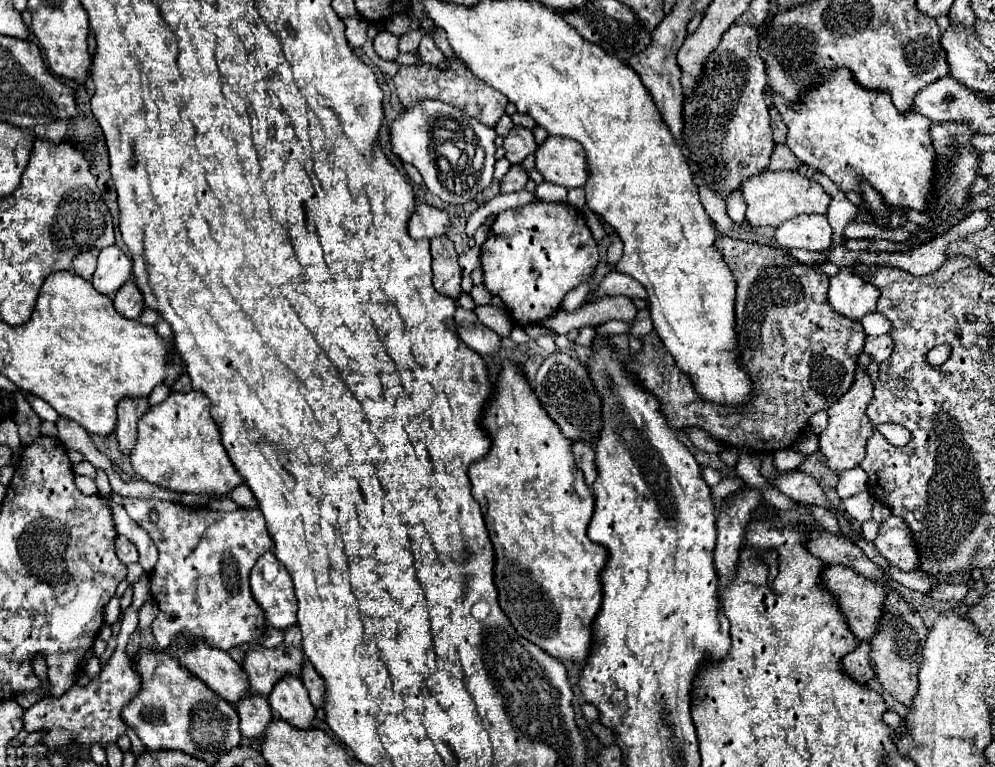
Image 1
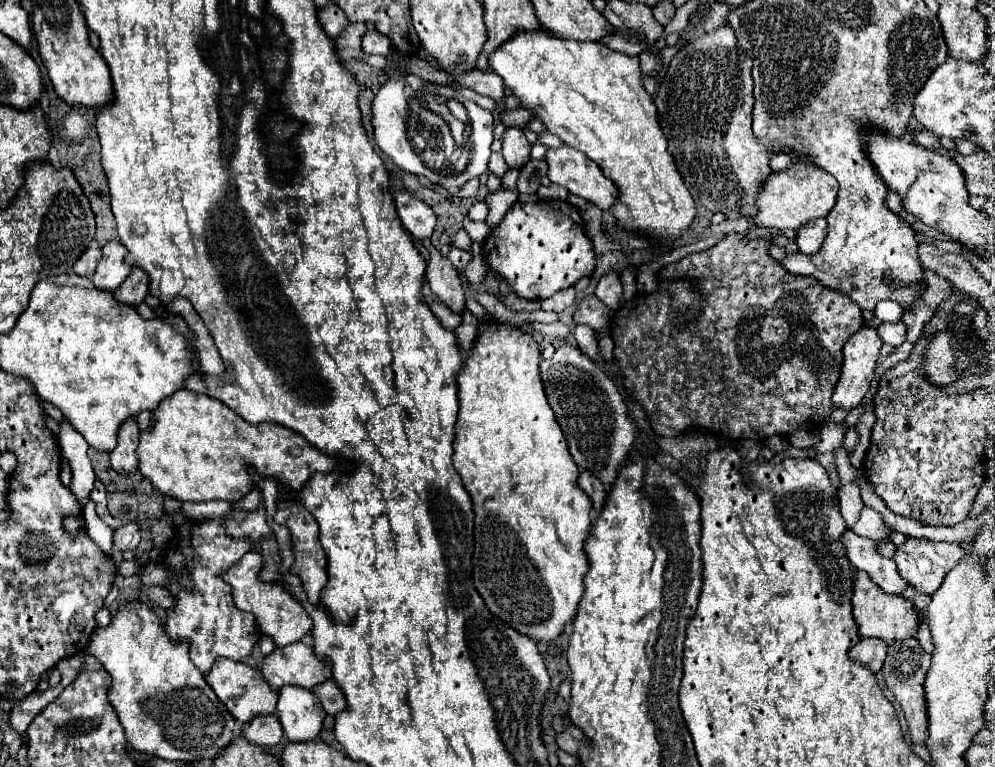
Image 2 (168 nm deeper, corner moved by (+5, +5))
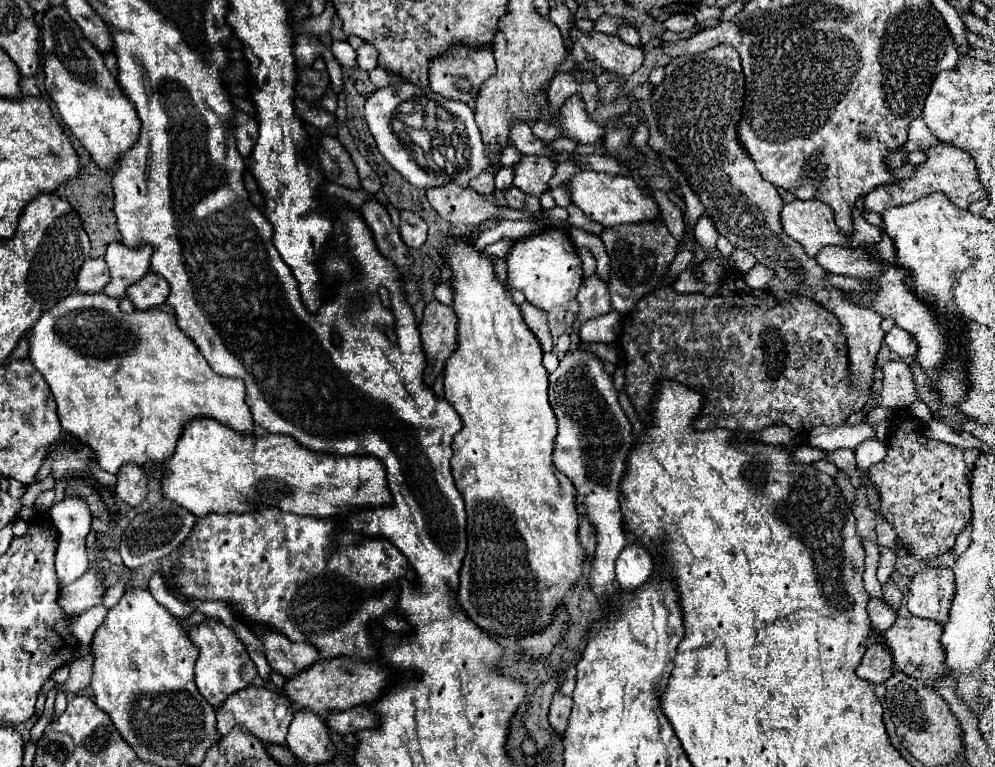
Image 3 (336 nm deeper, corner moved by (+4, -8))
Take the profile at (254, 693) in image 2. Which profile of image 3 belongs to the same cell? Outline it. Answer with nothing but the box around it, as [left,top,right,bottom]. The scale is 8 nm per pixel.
[216,686,294,746]

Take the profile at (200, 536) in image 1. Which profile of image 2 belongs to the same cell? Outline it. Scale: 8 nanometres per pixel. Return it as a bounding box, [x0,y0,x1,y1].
[161,517,259,675]

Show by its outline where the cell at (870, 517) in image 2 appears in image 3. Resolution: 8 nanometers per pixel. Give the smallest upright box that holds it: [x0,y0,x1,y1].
[878,548,896,584]

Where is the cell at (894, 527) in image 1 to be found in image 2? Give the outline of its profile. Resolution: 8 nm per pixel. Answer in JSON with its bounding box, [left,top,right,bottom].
[893,537,967,595]

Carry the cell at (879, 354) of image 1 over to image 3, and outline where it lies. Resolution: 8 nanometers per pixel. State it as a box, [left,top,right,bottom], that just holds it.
[886,326,918,358]

